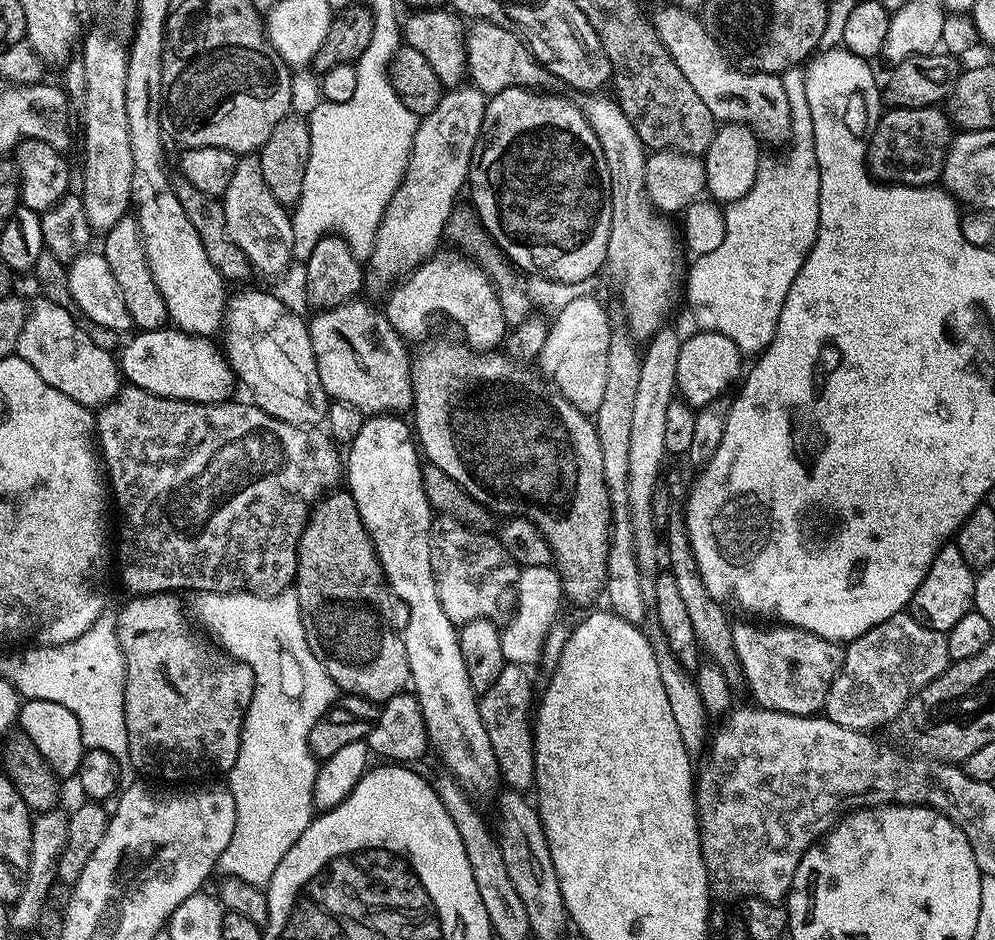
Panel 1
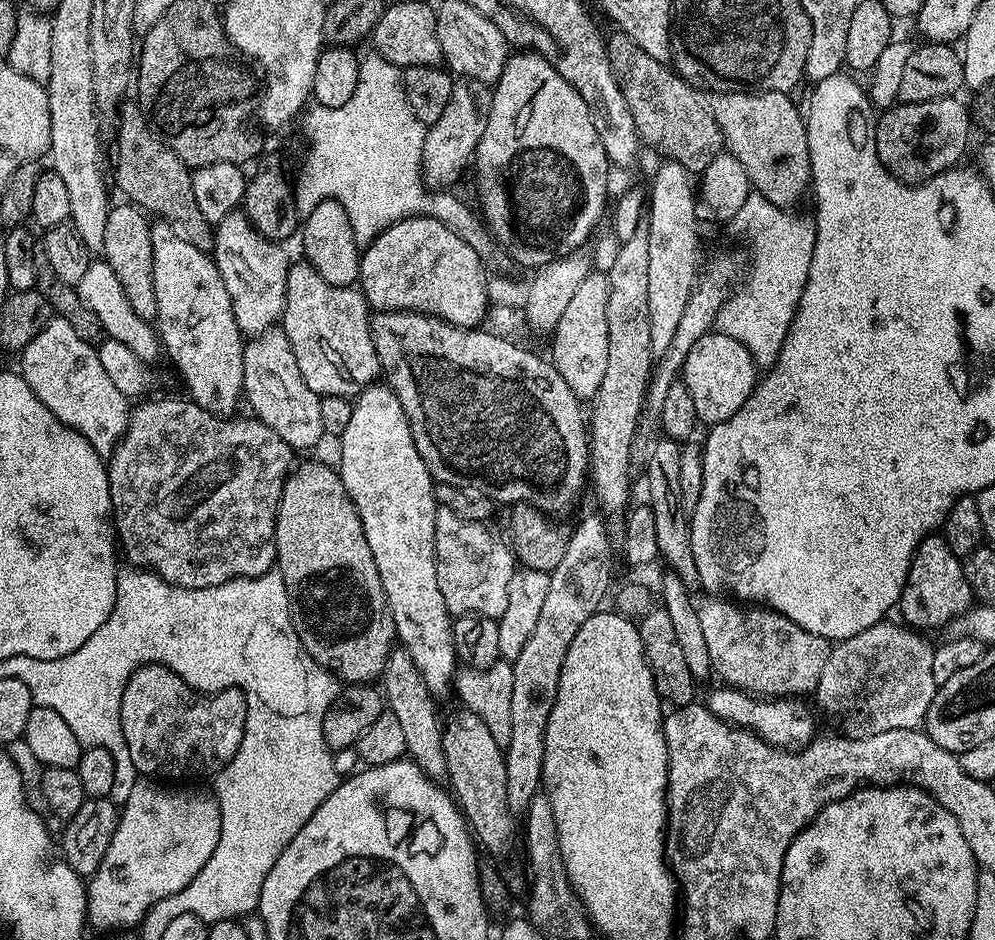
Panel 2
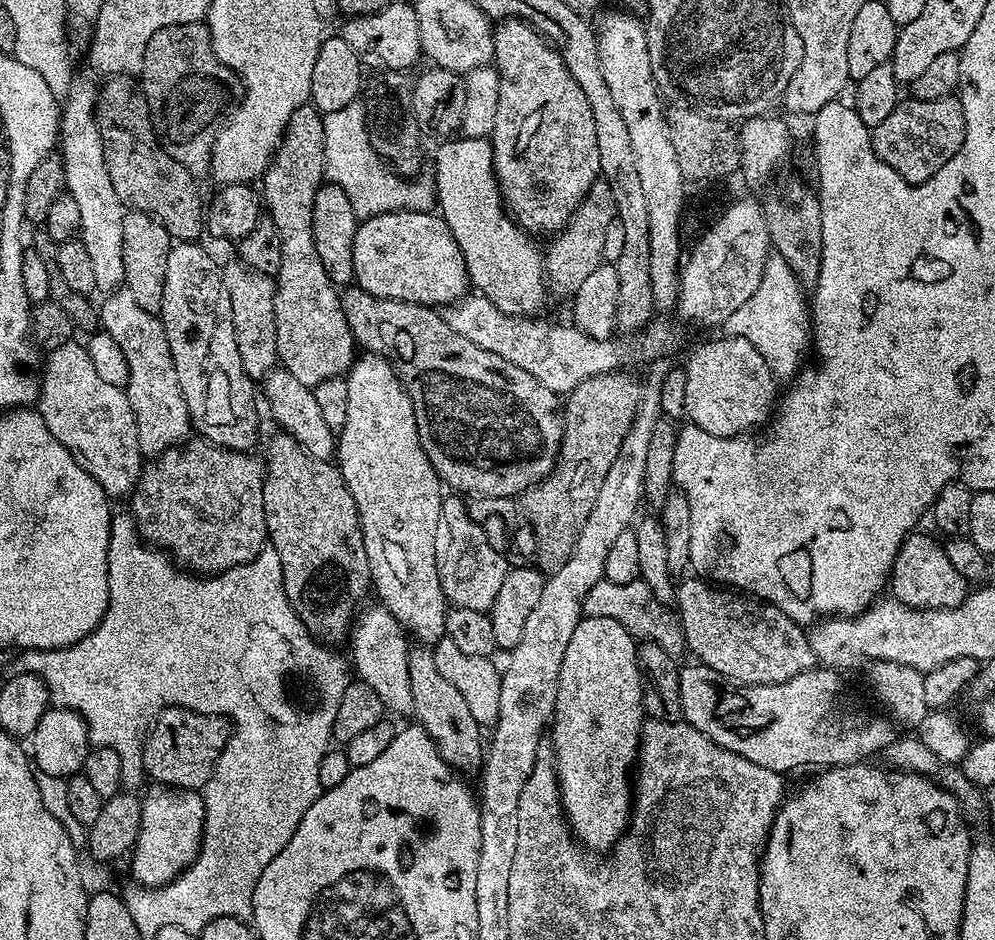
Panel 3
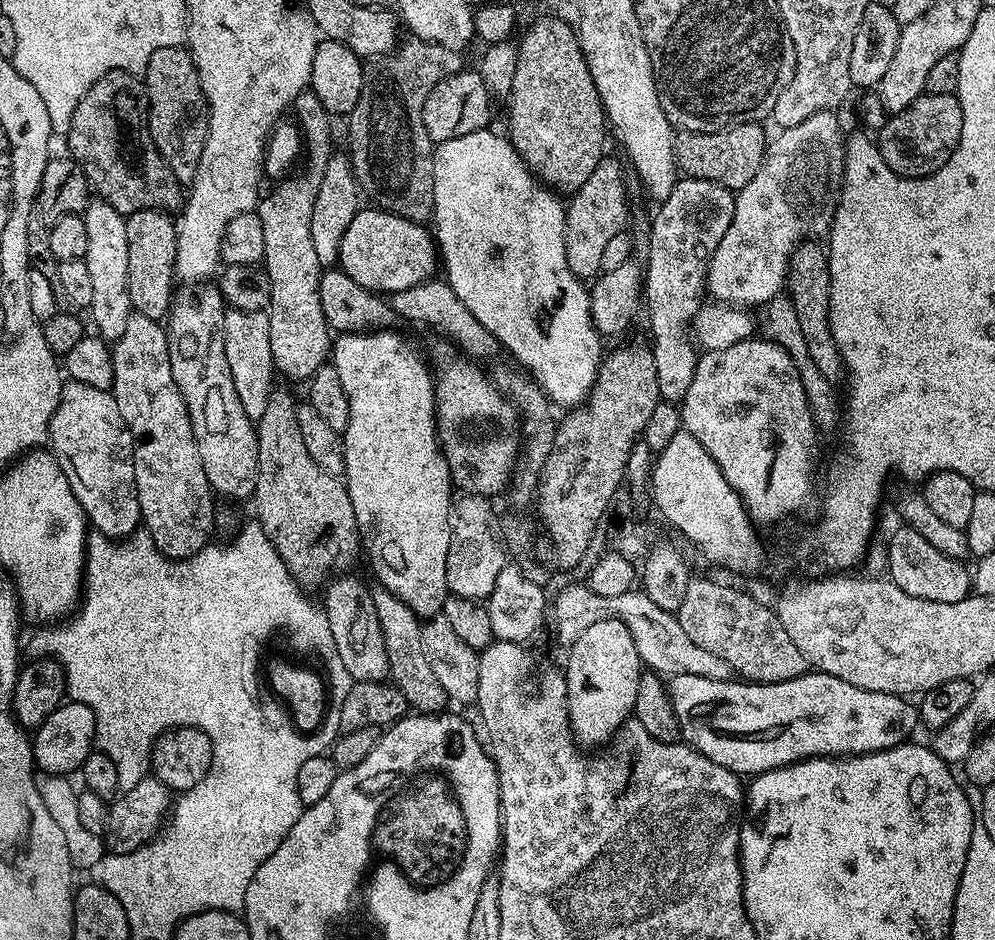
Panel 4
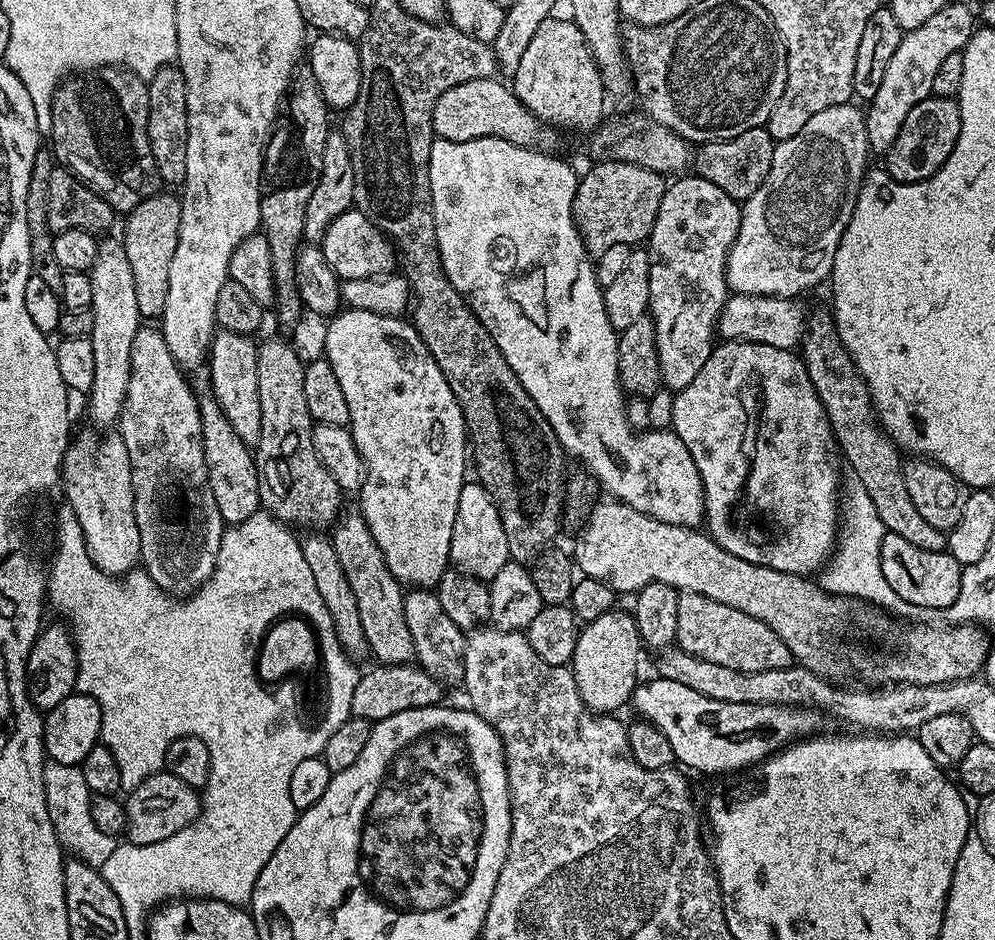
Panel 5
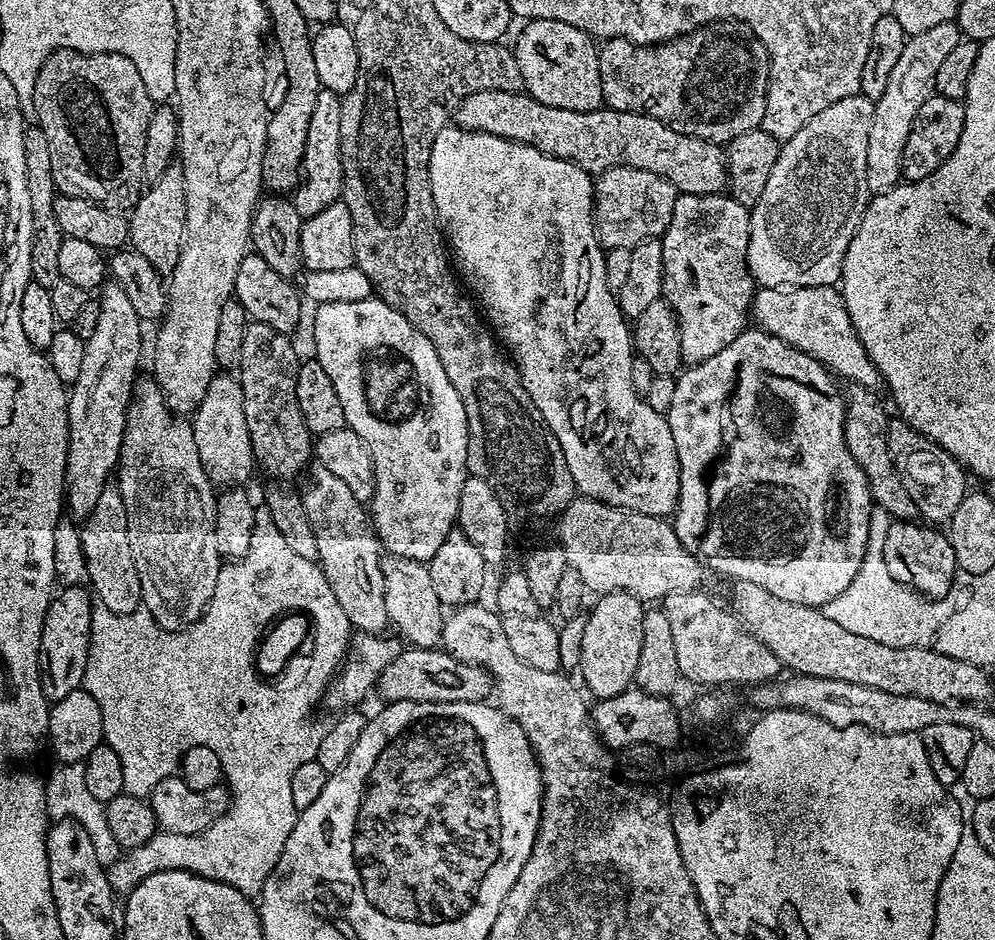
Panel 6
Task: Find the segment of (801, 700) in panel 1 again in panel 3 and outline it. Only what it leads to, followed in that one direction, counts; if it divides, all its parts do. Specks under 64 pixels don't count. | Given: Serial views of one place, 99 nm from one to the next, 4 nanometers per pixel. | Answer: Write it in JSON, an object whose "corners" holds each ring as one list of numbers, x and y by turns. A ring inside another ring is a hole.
{"corners":[[695,579,677,587,676,599,680,627,684,629,684,643,687,651,692,651,699,663,722,674,732,683,745,686,790,682,790,678,798,678,798,674,817,667,818,661,808,641,808,632,801,625,795,624,783,610,772,604,765,604,762,600,749,598,739,591,713,586,707,579]]}

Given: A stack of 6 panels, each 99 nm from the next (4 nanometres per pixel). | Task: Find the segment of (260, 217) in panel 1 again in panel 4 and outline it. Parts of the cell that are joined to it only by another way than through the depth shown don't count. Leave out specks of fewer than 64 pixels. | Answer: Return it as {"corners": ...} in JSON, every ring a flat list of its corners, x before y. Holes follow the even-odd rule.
{"corners":[[228,308,224,314,224,349,226,362,230,365,230,378,234,378,234,390,238,390,238,400,252,421,262,418,266,402,274,391,272,376,274,365,270,354,270,322,267,311,243,312]]}

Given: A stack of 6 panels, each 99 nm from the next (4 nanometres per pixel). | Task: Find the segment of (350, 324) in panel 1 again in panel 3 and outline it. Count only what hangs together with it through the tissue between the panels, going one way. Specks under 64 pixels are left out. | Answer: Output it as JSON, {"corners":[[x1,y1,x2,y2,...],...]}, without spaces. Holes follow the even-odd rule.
{"corners":[[311,103,298,106,298,110,290,114,284,138,262,177,262,204,267,219,278,230,282,250,280,265,274,273,276,355,283,368,310,389,318,382,326,382,326,378,344,376,358,356,357,342,350,334,340,305,341,293,326,274,322,262,318,262,318,249,314,246,314,194,318,194,321,184,325,183,325,150,323,115]]}

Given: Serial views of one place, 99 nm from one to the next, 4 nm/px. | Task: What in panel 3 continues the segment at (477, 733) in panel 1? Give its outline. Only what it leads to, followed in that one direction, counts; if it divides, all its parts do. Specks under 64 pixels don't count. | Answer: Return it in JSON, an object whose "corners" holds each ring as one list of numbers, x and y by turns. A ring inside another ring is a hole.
{"corners":[[371,354,361,355,348,369,346,379,350,386,348,418,346,426,338,433,335,459,338,461,340,477,346,482,358,506,366,558,372,571,370,584,375,599,384,605,413,641,424,646,435,646,438,641,445,639,444,627,448,617,434,554,442,481,434,466,430,466,426,450,422,450,412,399,389,360]]}

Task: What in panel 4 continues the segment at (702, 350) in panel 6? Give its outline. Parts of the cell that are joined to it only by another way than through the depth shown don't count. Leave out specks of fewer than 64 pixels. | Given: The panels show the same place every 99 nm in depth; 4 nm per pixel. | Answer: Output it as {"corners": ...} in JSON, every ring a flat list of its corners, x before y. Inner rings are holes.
{"corners":[[680,178,668,197,659,201,656,217,651,217,648,269,646,266,642,272,642,300,646,312,648,308,648,324,652,327,650,347,658,370,661,401,683,401,690,382,694,382,698,349,690,335,692,319,705,303,708,264,714,250,718,250,718,242,722,242,722,234,730,230,735,205,735,195,721,184]]}

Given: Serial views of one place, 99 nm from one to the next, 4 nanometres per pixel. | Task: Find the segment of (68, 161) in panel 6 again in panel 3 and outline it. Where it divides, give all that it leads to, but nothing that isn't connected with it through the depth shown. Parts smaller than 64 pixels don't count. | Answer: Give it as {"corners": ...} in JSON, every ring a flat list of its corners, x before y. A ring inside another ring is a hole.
{"corners":[[112,74,98,88,96,122,104,143,104,161,114,186,114,194,125,209,154,218,176,242,196,242,206,228,206,208,200,204,197,177,174,162,156,140,150,110,137,81,128,74]]}

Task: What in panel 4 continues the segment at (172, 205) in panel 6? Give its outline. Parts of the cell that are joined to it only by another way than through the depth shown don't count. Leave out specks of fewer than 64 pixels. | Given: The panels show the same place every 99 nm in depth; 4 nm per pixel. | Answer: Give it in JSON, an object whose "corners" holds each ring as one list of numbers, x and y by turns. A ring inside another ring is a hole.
{"corners":[[143,208,126,219,126,247,130,257,130,270,128,271,128,293,132,303,133,313,145,316,160,322,172,311,174,287,172,280,177,279,176,274,176,220,167,211,159,208]]}

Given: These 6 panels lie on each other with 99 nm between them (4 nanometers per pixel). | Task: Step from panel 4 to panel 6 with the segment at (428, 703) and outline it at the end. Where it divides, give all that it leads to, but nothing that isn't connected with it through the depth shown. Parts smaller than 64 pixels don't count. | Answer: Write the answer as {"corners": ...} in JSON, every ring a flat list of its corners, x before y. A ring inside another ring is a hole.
{"corners":[[319,462,311,465,307,476,308,485,302,488,302,495,314,526,314,538,318,538,318,563,326,582,330,582,334,598,338,598,356,632,383,633,389,627,386,578,382,574,382,545,372,527,369,509]]}

